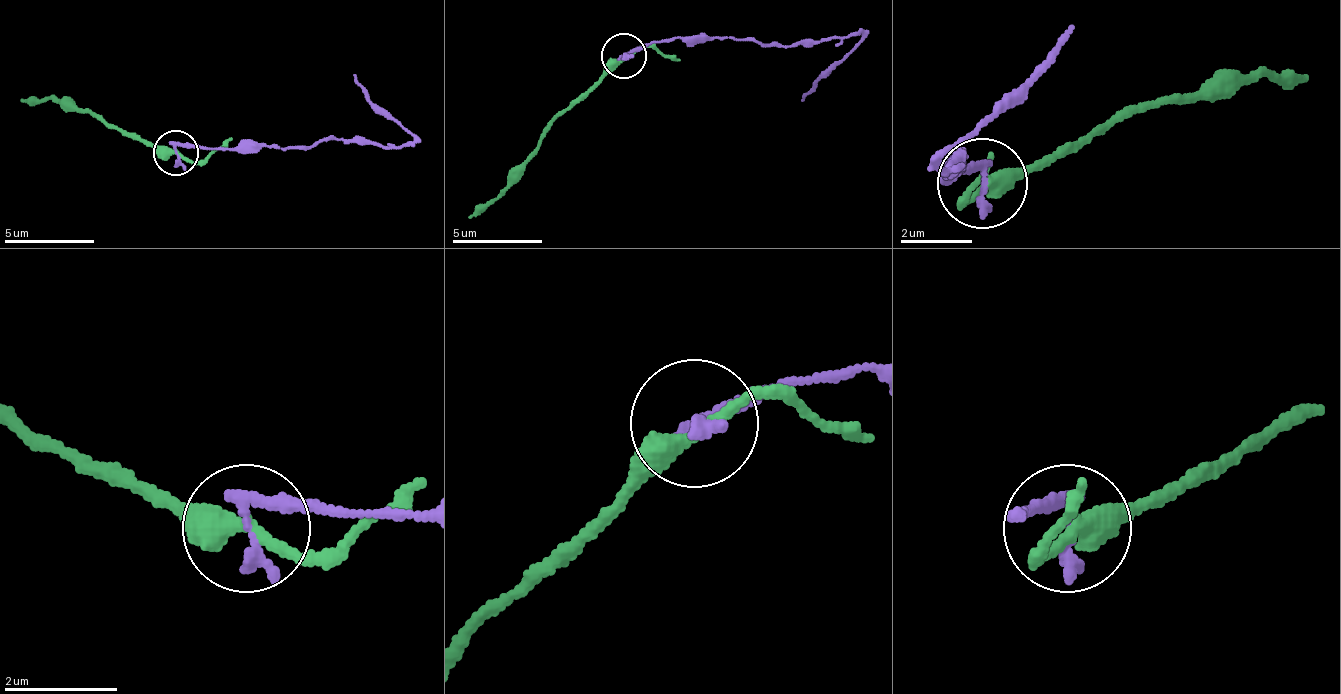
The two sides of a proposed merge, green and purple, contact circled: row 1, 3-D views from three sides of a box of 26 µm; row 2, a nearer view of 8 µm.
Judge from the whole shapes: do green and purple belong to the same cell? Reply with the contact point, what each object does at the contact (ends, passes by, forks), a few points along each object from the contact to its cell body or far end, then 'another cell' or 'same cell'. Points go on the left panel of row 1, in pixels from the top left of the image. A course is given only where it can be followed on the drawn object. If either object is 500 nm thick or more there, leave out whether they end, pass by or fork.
place (176, 153); green passes by; purple ends; course green (177, 152), (154, 152), (100, 116), (69, 111), (51, 98), (19, 102); course purple (177, 152), (226, 147), (307, 147), (347, 138), (379, 147), (410, 143), (415, 138), (352, 75); another cell

